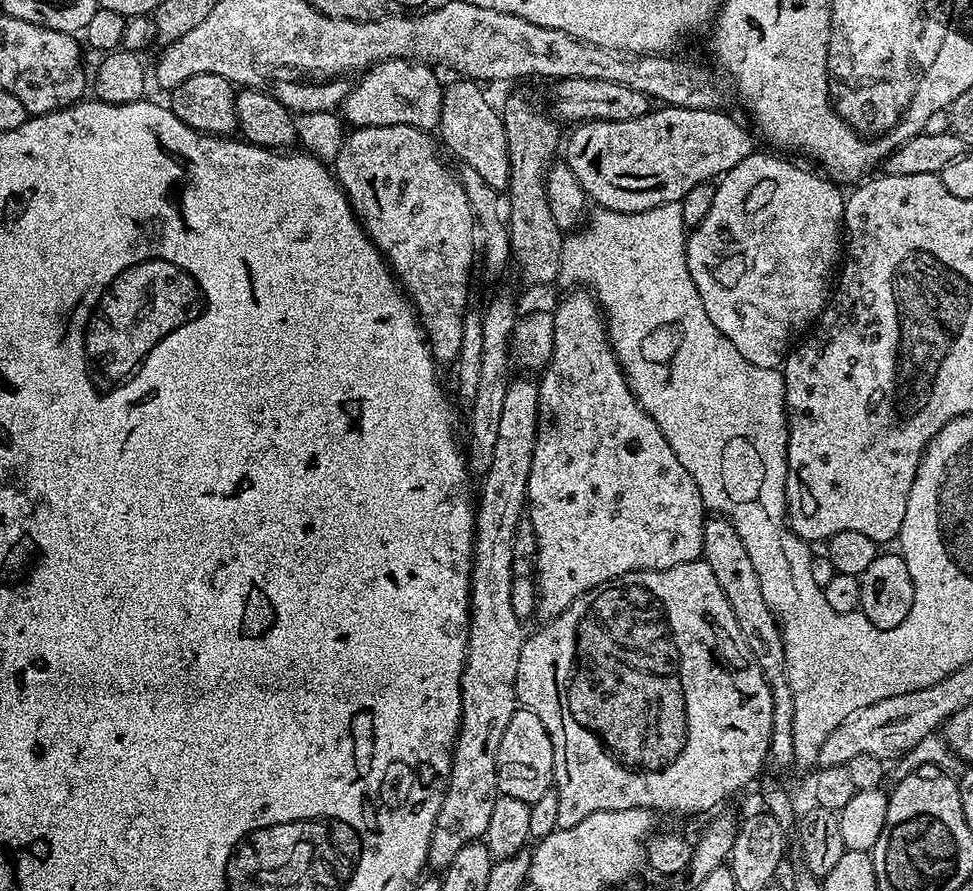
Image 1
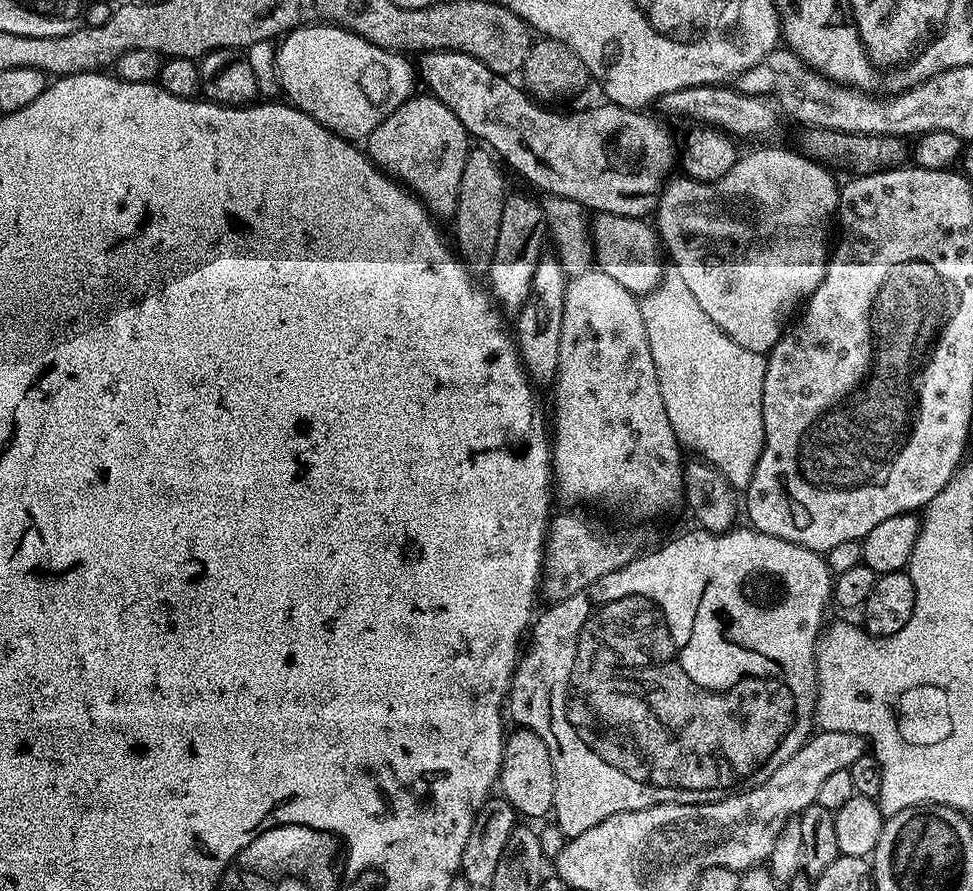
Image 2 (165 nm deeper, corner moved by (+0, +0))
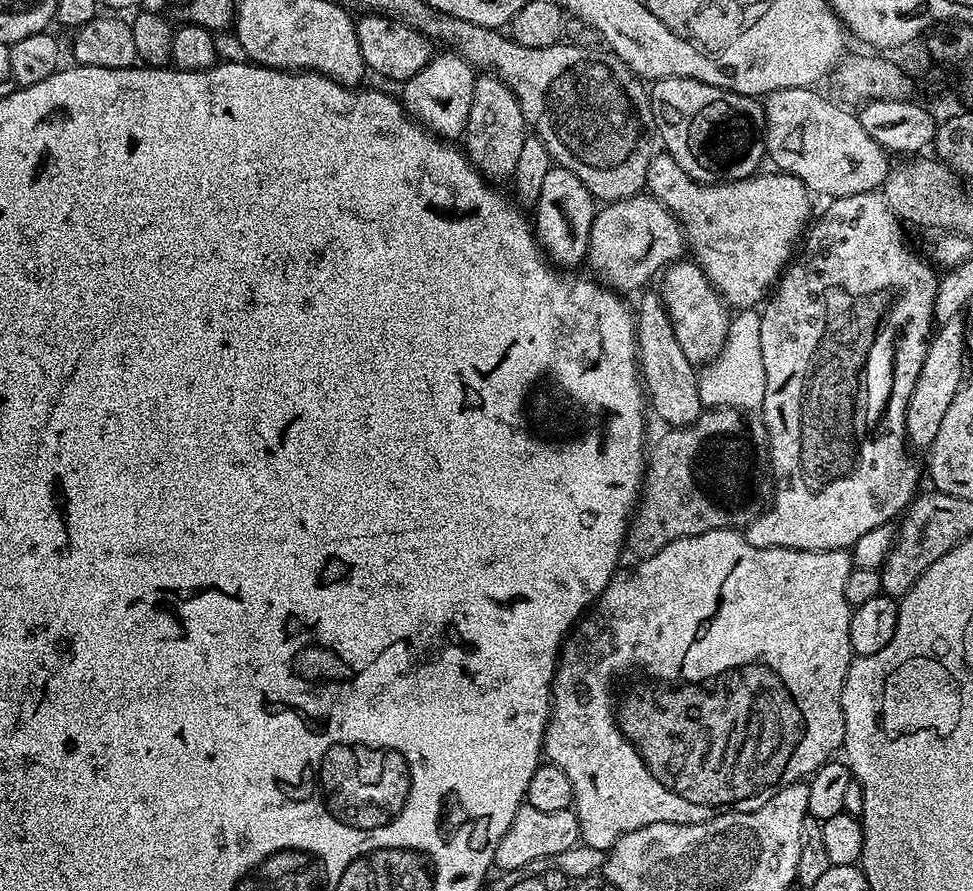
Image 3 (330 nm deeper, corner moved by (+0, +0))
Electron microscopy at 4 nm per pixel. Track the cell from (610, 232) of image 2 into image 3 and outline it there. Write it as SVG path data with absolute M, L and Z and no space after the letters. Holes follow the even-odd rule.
M681 258L667 265L663 269L663 276L664 281L658 286L658 293L673 324L674 335L690 362L695 366L703 366L720 353L728 340L729 305L708 280L703 269L691 259Z

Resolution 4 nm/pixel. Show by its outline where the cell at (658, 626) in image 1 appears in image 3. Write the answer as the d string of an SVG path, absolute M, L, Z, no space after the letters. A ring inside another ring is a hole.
M719 528L718 530L710 530L706 534L678 538L667 544L662 550L658 550L658 554L643 557L637 564L640 564L637 568L632 568L629 572L621 571L613 576L611 582L606 586L606 590L597 598L590 611L581 616L576 621L572 631L568 633L560 650L556 674L552 678L550 711L548 725L544 731L544 747L542 749L543 755L550 763L558 766L558 770L562 770L562 774L566 774L566 778L570 778L572 802L580 823L581 841L589 844L594 850L602 850L605 853L611 850L618 842L618 838L622 838L627 832L633 832L642 826L650 826L654 822L701 824L727 812L753 812L766 806L766 802L770 802L770 798L774 798L774 794L778 794L780 788L784 788L787 784L801 783L805 778L811 777L813 772L817 772L822 765L828 763L841 751L844 742L844 711L840 705L840 695L842 694L842 686L846 682L846 674L854 659L854 653L850 646L850 622L852 621L853 609L849 608L844 597L846 578L854 565L851 555L847 551L807 552L797 548L759 548L758 546L750 546L743 531L735 528Z

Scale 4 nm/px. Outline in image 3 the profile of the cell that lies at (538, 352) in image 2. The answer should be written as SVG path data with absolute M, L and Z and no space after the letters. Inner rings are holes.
M553 166L542 182L542 190L534 205L534 231L536 242L540 245L545 257L557 269L576 270L585 263L588 255L588 239L592 222L598 211L597 201L586 190L582 178L578 174L570 174L570 170Z

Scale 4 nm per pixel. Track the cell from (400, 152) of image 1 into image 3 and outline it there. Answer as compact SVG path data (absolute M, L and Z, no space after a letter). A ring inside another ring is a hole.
M440 51L418 70L418 74L403 81L401 88L404 89L398 92L398 96L408 115L419 120L429 132L435 132L449 142L456 142L463 137L464 127L470 118L470 102L474 98L477 73L459 53Z

